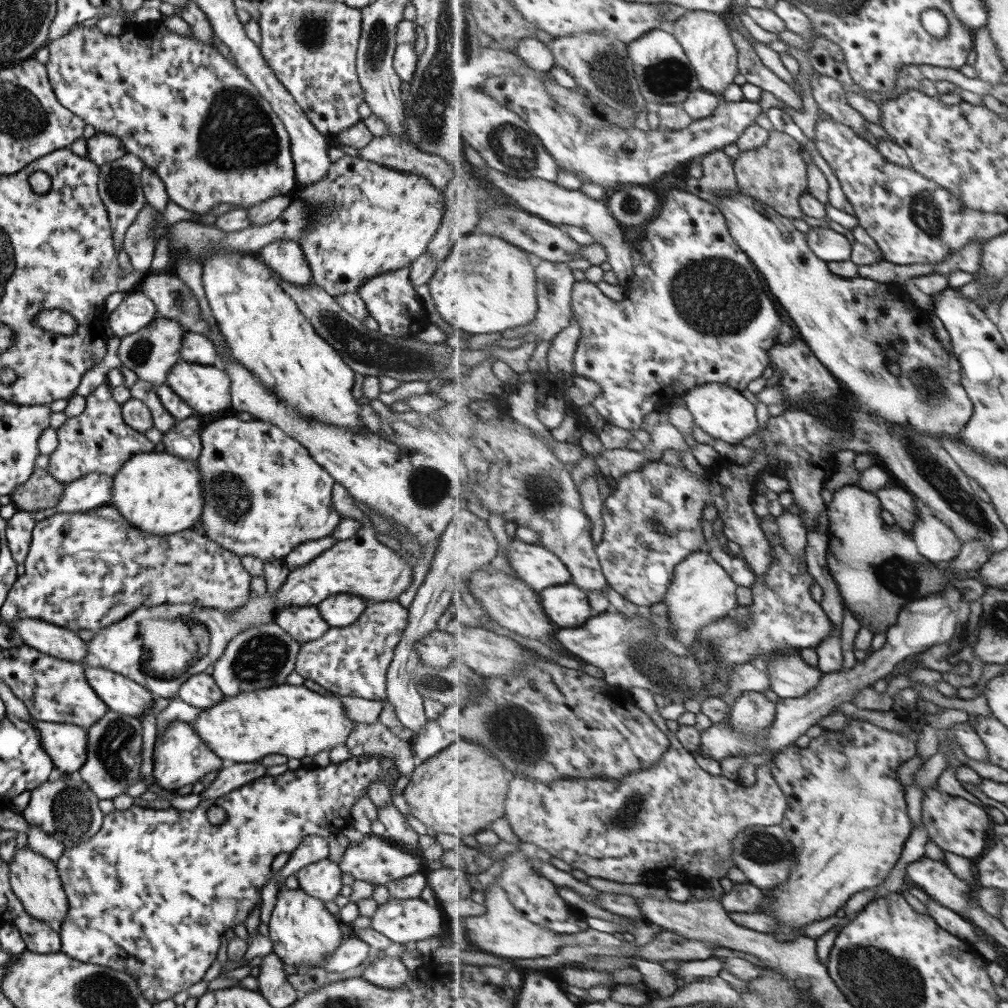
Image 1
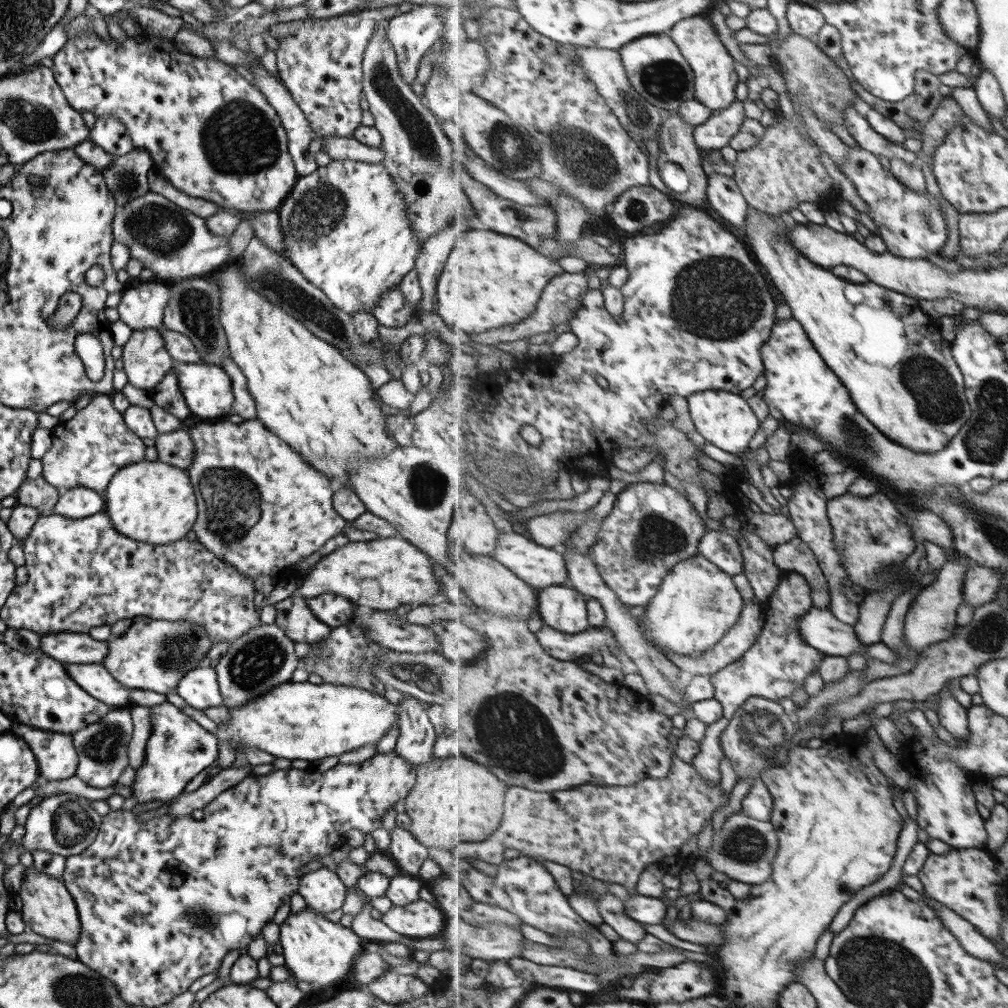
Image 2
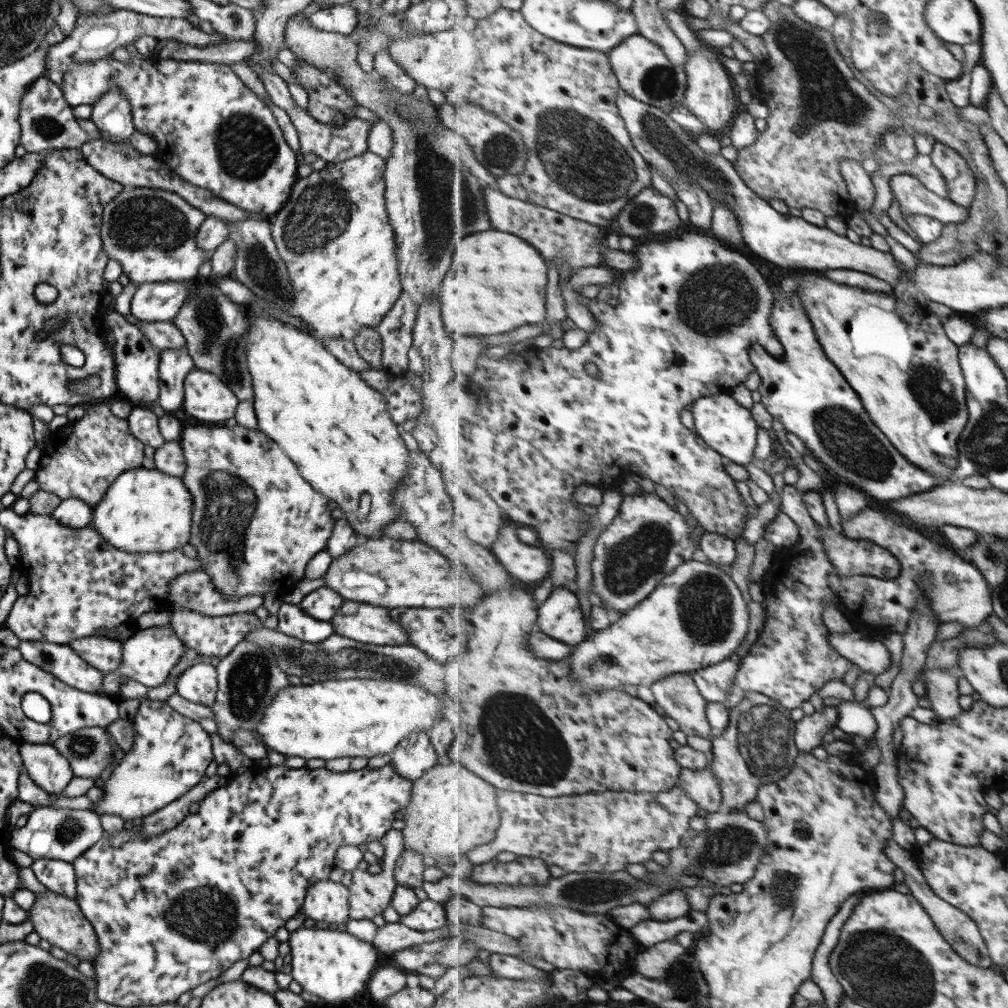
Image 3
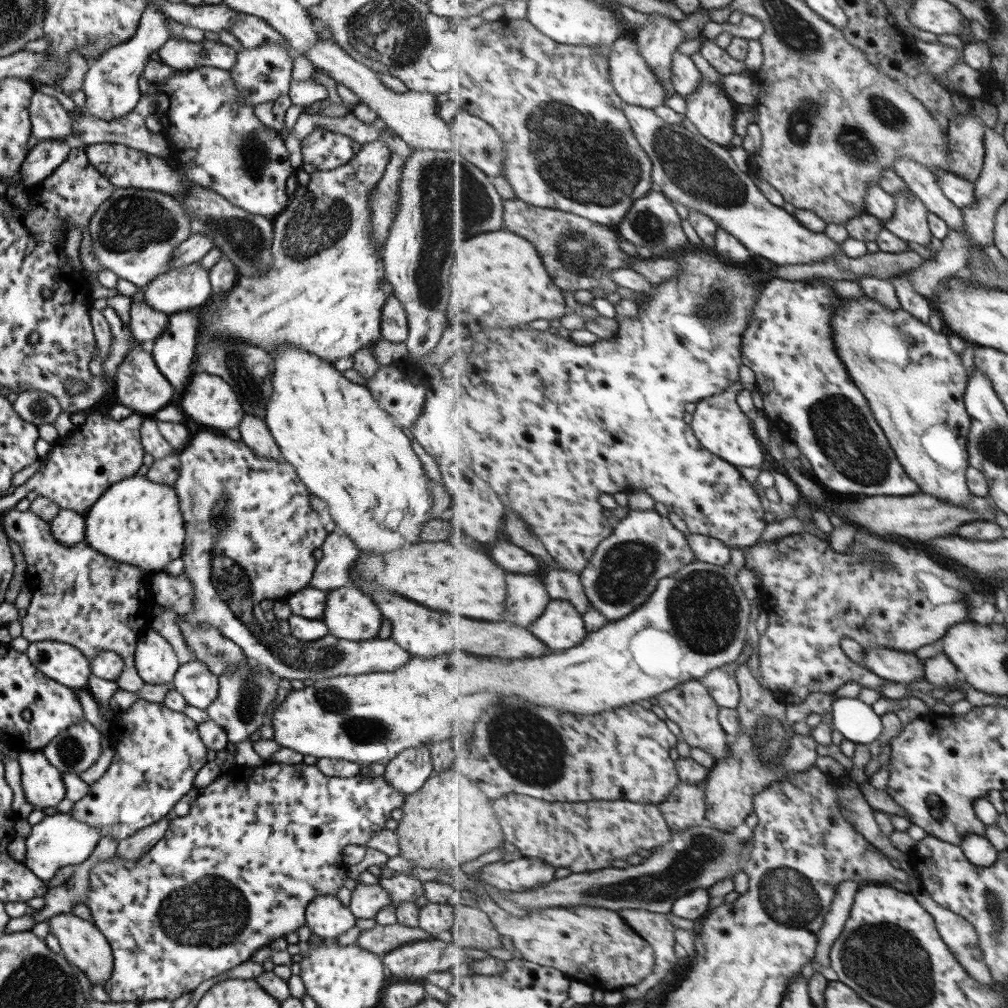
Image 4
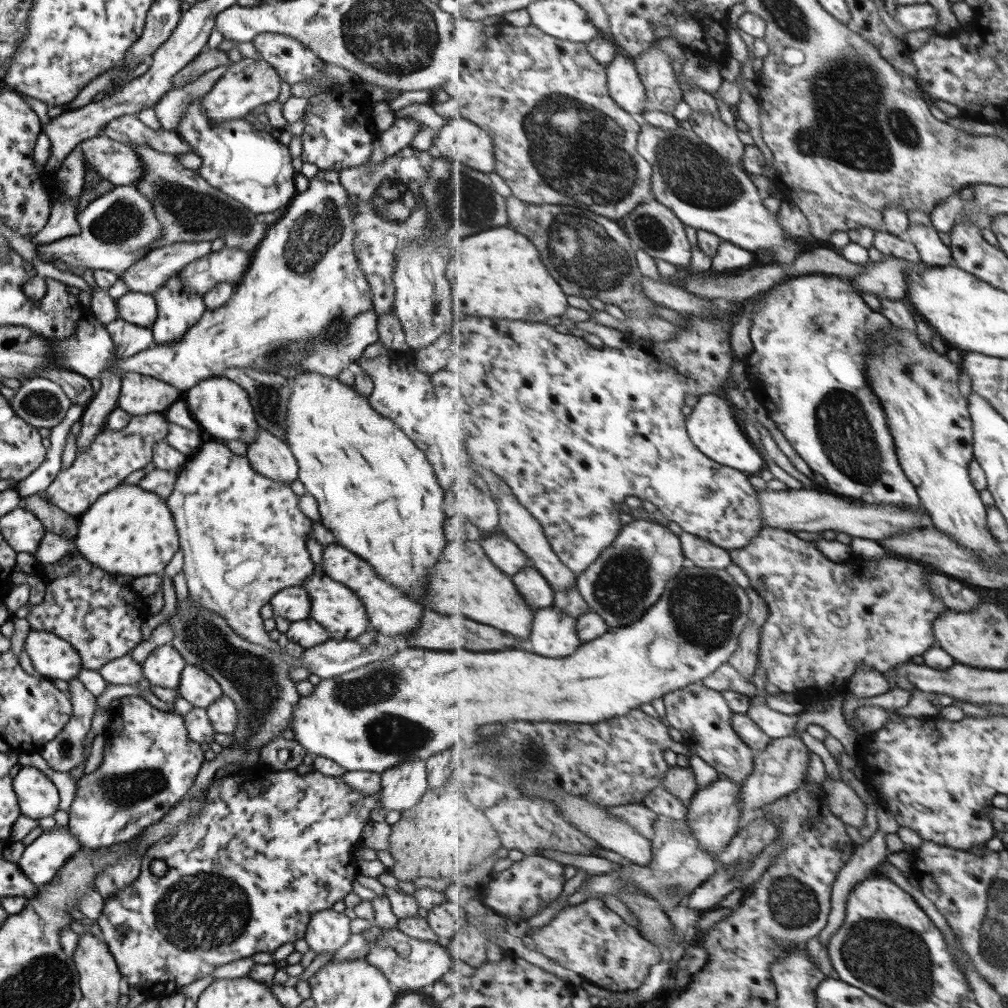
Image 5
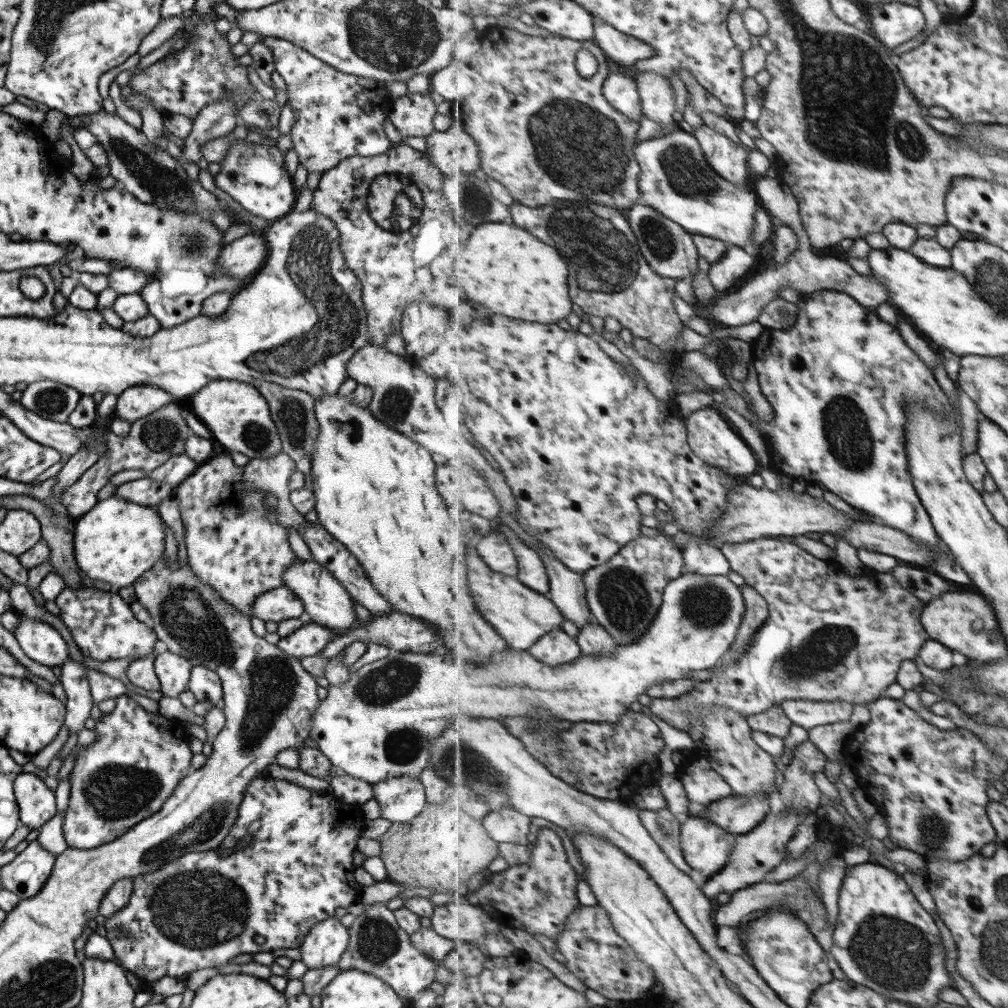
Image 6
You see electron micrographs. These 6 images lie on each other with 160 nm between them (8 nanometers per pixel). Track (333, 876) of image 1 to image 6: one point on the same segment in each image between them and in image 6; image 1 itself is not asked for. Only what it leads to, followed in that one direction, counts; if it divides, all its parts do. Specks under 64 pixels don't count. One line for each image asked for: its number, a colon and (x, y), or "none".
2: (321, 889)
3: (326, 902)
4: (325, 917)
5: (327, 931)
6: (323, 945)

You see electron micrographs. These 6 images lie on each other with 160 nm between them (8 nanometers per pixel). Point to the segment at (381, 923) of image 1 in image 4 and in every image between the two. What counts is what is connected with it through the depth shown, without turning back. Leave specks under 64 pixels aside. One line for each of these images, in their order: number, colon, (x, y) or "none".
2: (421, 919)
3: (428, 915)
4: (437, 919)

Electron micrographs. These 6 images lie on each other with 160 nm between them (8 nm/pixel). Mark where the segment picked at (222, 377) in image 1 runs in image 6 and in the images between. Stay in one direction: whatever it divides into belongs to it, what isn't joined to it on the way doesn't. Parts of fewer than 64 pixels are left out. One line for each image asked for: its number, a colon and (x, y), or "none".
2: (206, 390)
3: (206, 398)
4: (208, 400)
5: (220, 407)
6: (237, 416)

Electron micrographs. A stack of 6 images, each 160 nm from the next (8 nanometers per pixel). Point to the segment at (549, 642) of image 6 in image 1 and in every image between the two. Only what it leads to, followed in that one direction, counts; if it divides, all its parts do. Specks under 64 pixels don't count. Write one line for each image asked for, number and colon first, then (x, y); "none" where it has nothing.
1: (567, 605)
2: (565, 609)
3: (560, 615)
4: (561, 626)
5: (554, 634)

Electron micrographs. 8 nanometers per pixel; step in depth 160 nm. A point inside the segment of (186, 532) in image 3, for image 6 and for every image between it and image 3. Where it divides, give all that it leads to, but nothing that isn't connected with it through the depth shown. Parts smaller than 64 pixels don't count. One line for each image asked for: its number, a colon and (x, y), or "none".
4: (135, 521)
5: (128, 530)
6: (115, 541)

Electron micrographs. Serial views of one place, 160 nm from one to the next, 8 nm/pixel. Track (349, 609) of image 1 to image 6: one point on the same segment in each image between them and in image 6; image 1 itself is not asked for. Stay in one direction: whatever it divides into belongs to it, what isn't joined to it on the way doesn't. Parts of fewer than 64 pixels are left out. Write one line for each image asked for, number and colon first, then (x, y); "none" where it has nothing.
2: (333, 611)
3: (322, 603)
4: (307, 602)
5: (292, 603)
6: (277, 604)

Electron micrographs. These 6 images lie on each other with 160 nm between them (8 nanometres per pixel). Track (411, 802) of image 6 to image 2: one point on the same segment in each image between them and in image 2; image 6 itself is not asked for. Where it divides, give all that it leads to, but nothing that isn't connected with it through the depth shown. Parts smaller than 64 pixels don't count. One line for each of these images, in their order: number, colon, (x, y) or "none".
2: (416, 736)
3: (411, 757)
4: (406, 773)
5: (401, 787)

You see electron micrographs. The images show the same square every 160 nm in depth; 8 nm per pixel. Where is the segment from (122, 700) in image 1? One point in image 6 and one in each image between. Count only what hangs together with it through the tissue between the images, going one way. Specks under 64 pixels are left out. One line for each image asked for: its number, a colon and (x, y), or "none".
2: (93, 678)
3: (59, 660)
4: (63, 663)
5: (52, 657)
6: (38, 640)

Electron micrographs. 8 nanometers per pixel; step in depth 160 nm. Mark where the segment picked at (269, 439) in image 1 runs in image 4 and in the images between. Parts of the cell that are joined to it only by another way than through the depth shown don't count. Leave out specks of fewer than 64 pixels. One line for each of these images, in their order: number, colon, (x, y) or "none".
2: (261, 508)
3: (255, 523)
4: (250, 533)

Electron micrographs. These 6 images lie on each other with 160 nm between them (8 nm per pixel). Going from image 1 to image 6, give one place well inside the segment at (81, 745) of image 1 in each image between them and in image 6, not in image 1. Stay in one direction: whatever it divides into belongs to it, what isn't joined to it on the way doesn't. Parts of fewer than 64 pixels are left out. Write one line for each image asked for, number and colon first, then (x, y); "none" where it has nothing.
2: (56, 759)
3: (45, 767)
4: (41, 783)
5: (37, 797)
6: (36, 804)

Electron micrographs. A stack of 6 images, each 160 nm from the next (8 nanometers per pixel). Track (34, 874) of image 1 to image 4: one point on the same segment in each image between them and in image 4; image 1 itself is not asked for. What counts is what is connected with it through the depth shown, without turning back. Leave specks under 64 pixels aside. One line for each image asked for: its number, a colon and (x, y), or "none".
2: (47, 909)
3: (56, 919)
4: (81, 944)

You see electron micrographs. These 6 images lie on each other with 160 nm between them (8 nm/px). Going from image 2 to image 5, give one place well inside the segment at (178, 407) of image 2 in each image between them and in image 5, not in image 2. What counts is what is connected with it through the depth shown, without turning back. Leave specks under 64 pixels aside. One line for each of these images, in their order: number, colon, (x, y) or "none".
3: (173, 365)
4: (173, 351)
5: (176, 310)

